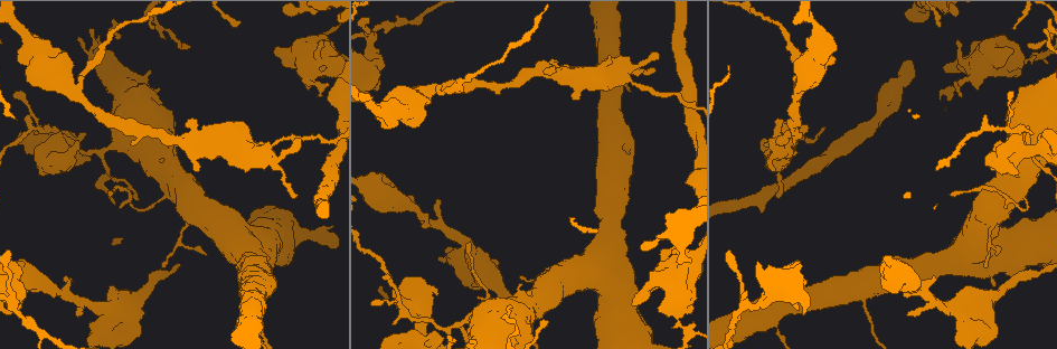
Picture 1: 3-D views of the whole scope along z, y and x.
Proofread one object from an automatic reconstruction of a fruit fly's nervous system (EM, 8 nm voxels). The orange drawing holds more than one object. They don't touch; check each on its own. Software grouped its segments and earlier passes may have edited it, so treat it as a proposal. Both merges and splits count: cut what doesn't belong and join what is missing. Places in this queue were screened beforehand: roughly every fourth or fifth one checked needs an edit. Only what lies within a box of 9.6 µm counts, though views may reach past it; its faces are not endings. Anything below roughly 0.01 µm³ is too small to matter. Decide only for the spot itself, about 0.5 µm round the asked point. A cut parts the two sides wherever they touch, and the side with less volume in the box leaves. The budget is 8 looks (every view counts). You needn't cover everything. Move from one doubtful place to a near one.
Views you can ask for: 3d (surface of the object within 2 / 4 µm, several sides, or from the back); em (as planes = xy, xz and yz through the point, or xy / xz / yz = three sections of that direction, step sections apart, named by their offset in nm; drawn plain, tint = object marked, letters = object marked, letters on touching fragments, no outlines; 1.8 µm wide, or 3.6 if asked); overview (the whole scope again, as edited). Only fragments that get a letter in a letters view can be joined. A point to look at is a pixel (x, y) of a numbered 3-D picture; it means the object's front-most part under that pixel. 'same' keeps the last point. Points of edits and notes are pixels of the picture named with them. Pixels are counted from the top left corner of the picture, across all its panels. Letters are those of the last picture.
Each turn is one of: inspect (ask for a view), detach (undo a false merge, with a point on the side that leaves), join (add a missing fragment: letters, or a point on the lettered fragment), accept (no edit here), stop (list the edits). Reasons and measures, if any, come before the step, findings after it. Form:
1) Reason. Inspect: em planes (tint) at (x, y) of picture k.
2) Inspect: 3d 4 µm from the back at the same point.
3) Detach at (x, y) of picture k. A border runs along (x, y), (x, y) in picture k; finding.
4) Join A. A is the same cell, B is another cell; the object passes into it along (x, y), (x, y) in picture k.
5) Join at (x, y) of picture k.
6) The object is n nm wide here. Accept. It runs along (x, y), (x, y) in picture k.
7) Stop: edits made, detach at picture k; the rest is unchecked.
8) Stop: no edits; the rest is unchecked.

Inspect: 3d 4 µm at (479, 260) of picture 1.

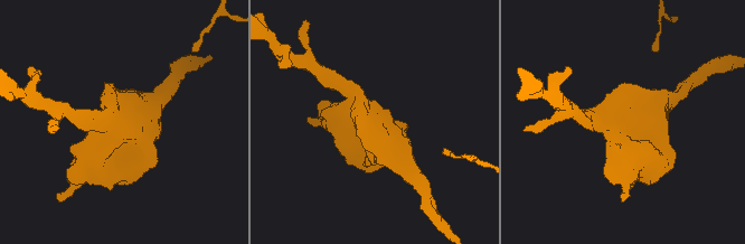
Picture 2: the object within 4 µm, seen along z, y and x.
4 arms meet here. Inspect: em 3.6 µm planes (tint) at (120, 121) of picture 2.

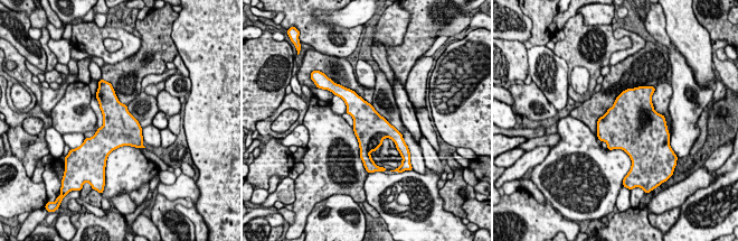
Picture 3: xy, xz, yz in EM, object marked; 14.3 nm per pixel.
See the neighbours. Inspect: em 3.6 µm planes (letters) at the same point.

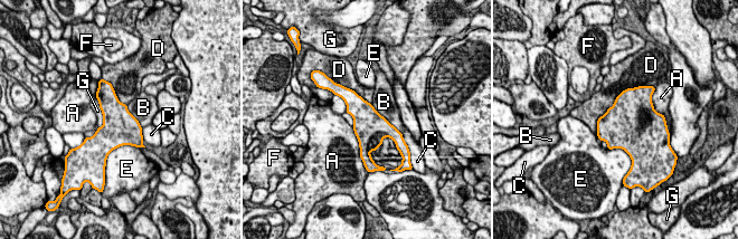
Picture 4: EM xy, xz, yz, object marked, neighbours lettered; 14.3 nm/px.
Accept. A, B, C, D, E, F and G are other cells; all the same neuron.

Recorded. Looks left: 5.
Free end. Inspect: em planes (letters) at (796, 263) of picture 1.

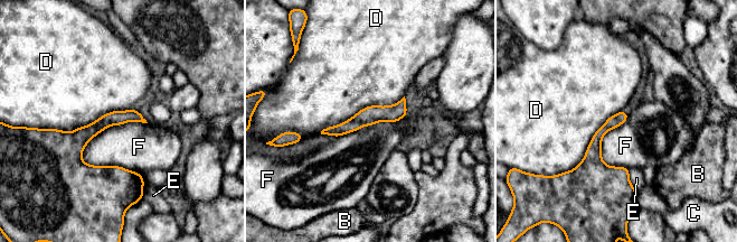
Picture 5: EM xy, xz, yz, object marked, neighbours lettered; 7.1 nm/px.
The longest contact is with D, 700 nm. Accept. B, C, D, E and F are other cells; no lettered fragment goes on from it.

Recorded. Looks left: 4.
Side arm on a straight run. Inspect: 3d 4 µm at (606, 69) of picture 1.

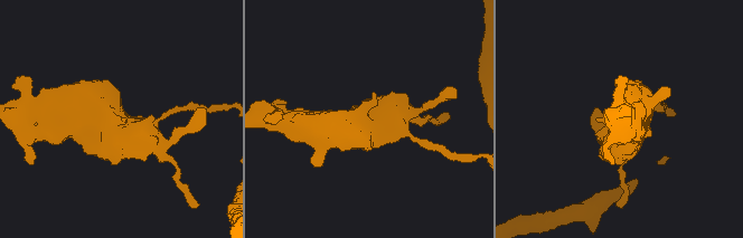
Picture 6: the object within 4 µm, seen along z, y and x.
Now the EM. Inspect: em 3.6 µm planes (letters) at (364, 113) of picture 6.

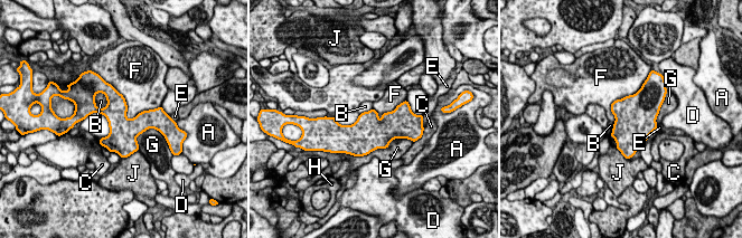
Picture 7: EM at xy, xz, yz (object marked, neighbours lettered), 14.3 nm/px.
Accept. A, B, C, D, E, F, G, H and J are other cells; all the same neuron.

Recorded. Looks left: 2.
Stop: no edits; the rest is unchecked.

